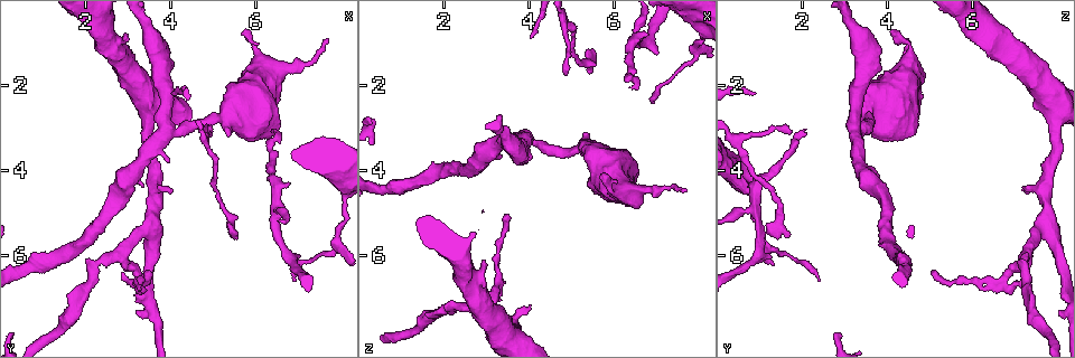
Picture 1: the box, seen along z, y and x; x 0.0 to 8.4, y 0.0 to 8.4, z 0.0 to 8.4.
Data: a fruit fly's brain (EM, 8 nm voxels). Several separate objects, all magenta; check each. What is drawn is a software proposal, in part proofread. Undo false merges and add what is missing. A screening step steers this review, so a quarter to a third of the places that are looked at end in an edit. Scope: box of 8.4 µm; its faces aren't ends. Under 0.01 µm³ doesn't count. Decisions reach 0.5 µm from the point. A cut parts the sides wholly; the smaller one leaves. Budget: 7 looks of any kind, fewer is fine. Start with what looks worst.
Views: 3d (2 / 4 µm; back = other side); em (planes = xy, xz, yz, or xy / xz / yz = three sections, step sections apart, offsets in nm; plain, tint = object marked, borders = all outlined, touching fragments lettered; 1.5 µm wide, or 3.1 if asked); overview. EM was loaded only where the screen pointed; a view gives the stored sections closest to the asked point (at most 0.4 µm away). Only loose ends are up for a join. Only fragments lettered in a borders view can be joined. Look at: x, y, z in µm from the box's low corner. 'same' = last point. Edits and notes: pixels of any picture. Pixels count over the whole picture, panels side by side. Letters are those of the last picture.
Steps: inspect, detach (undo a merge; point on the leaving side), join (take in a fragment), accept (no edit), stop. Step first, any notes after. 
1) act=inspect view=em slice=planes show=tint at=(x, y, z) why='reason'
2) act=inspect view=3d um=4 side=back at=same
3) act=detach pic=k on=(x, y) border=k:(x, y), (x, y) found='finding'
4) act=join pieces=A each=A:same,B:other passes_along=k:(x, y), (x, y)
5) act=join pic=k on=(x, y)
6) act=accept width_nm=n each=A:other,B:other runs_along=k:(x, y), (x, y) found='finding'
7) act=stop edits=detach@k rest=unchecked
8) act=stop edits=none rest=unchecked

act=inspect view=em slice=planes show=plain at=(6.40, 3.05, 2.05) why='thin end'

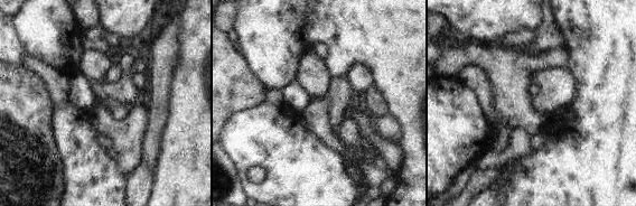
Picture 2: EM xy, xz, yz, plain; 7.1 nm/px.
act=inspect view=em slice=planes show=borders at=same

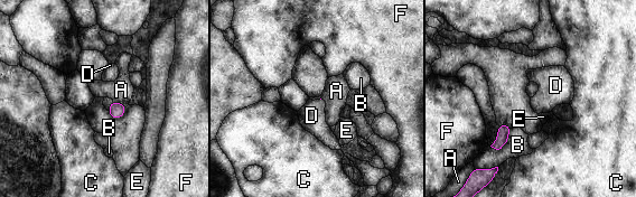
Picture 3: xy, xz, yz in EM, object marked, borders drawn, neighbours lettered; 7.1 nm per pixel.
act=join pieces=D each=A:other,B:other,C:other,D:same,E:other,F:other passes_along=3:(115, 110), (110, 105), (106, 101) found='it goes on there'

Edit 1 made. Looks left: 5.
act=inspect view=overview why='see it whole again'

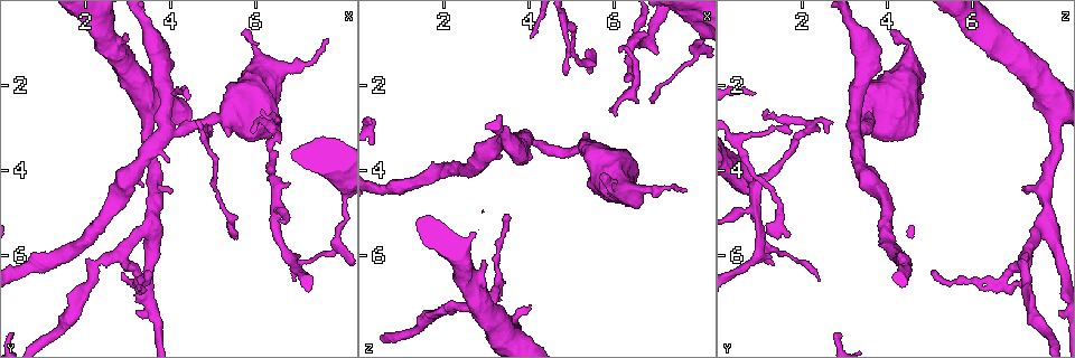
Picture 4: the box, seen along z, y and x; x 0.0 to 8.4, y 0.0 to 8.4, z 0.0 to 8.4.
act=inspect view=3d um=4 at=(8.00, 5.75, 1.10)

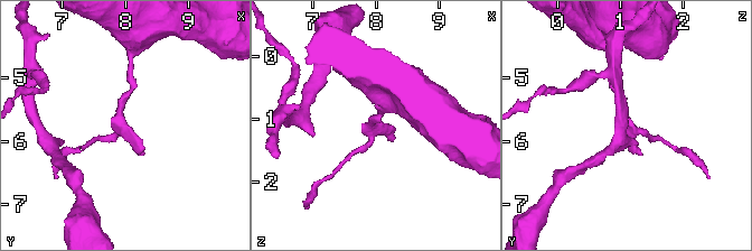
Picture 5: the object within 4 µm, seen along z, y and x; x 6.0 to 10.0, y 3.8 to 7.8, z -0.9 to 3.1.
act=inspect view=em slice=planes show=borders at=(7.95, 5.70, 1.10) why='now the EM'

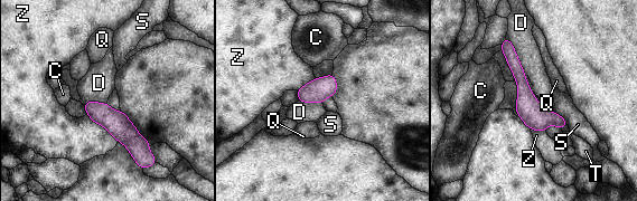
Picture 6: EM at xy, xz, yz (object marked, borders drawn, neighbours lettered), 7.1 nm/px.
act=accept width_nm=140 each=C:other,D:other,Q:other,S:other,T:other,Z:other runs_along=6:(506, 41), (525, 97), (561, 125) found='all the same neuron'

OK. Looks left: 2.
act=stop edits=join@3 rest=unchecked

